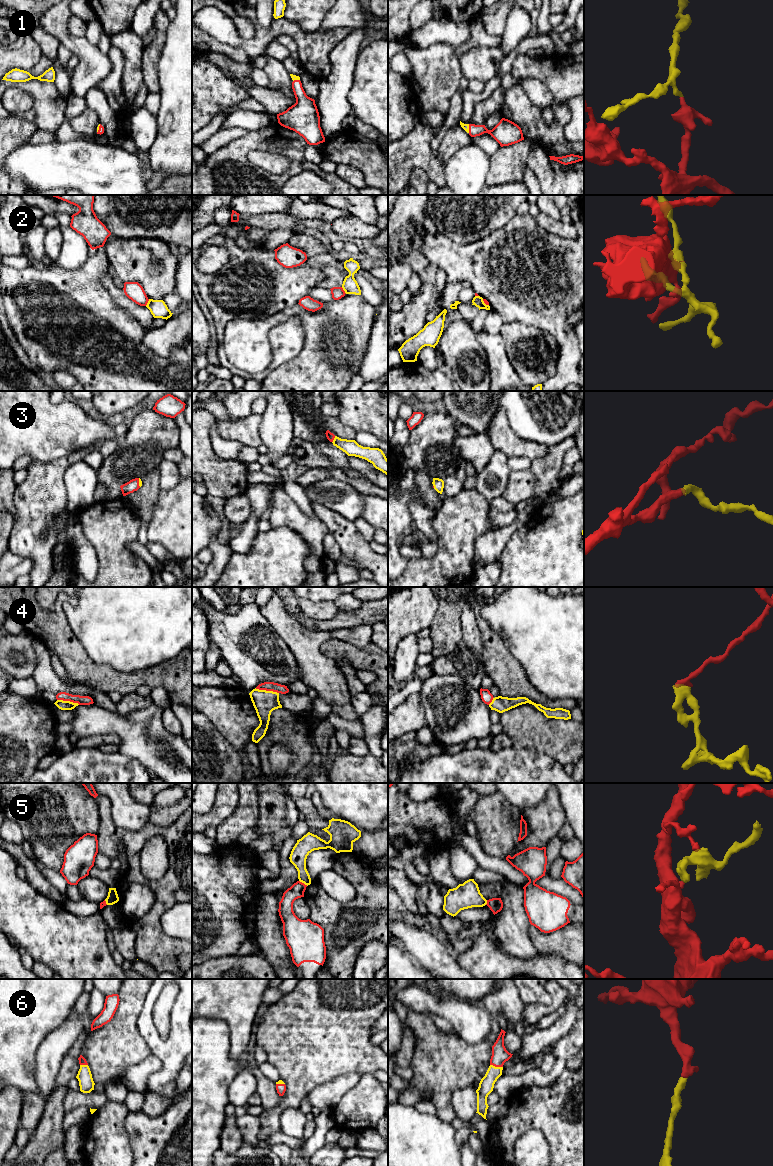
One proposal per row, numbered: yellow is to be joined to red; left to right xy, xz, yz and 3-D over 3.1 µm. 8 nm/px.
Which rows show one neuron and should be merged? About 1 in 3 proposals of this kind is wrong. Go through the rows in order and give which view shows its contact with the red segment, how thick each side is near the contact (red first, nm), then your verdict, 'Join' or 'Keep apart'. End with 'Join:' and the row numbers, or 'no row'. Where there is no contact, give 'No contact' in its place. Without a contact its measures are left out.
1: Touches red in yz. Thickness 120 nm (red) against 50 nm. Join
2: Touches red in xy. Thickness 140 nm (red) against 140 nm. Keep apart
3: Touches red in xz. Thickness 70 nm (red) against 120 nm. Join
4: Touches red in xz. Thickness 80 nm (red) against 190 nm. Keep apart
5: Touches red in xz. Thickness 120 nm (red) against 140 nm. Keep apart
6: Touches red in yz. Thickness 140 nm (red) against 120 nm. Join
Join: 1, 3, 6

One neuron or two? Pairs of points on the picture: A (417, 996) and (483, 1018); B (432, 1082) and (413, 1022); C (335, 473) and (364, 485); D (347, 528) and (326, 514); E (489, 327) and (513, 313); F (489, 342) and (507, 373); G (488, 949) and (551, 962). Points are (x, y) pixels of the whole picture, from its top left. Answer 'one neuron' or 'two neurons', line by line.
A: one neuron
B: one neuron
C: one neuron
D: one neuron
E: two neurons
F: one neuron
G: one neuron

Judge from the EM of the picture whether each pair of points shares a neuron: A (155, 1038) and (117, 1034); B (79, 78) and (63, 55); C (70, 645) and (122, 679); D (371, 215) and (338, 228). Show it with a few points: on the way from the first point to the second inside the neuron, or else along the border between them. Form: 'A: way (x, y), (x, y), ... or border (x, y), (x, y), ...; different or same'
A: border (138, 1014), (137, 1029), (151, 1053); different
B: border (61, 44), (73, 54); different
C: way (81, 659), (96, 674), (108, 679); same
D: border (349, 213), (364, 222), (375, 225); different

